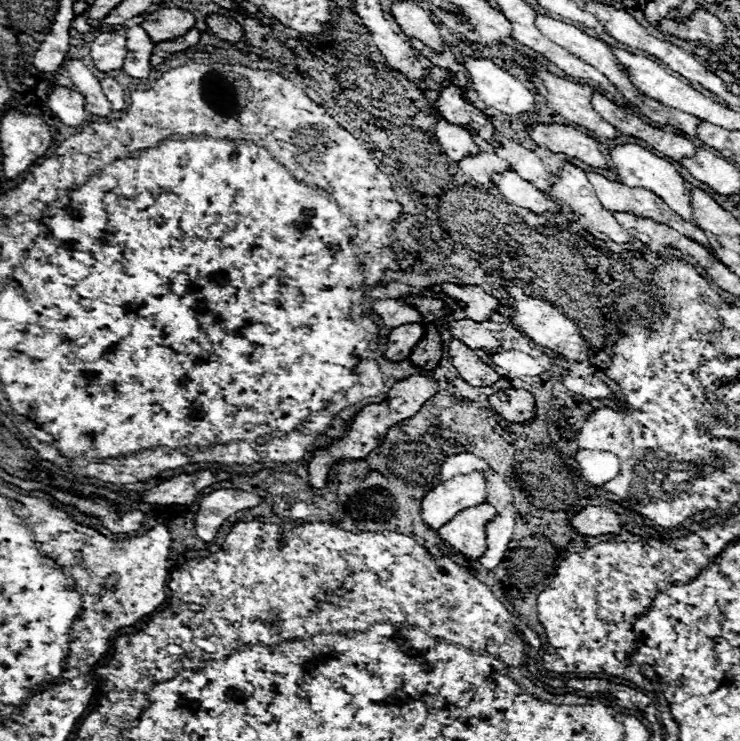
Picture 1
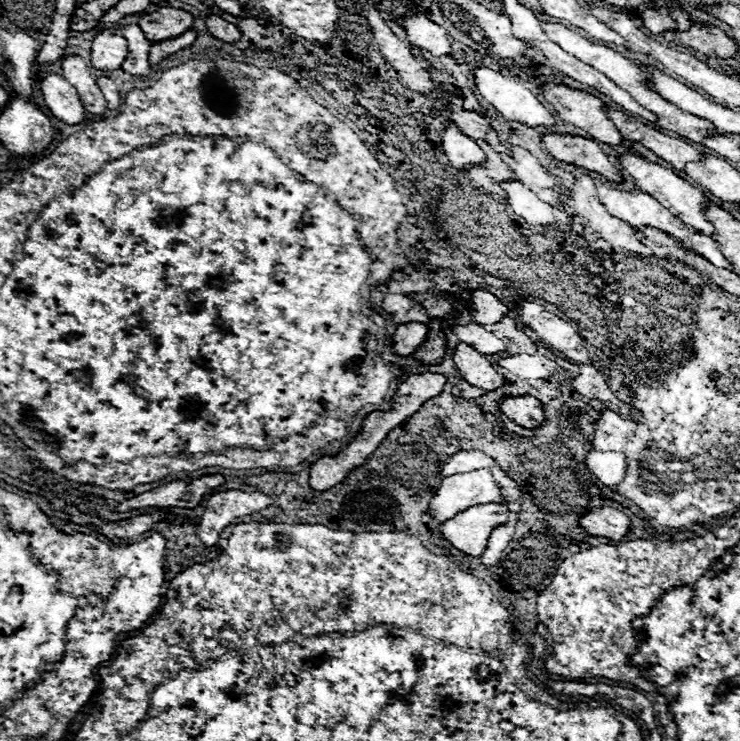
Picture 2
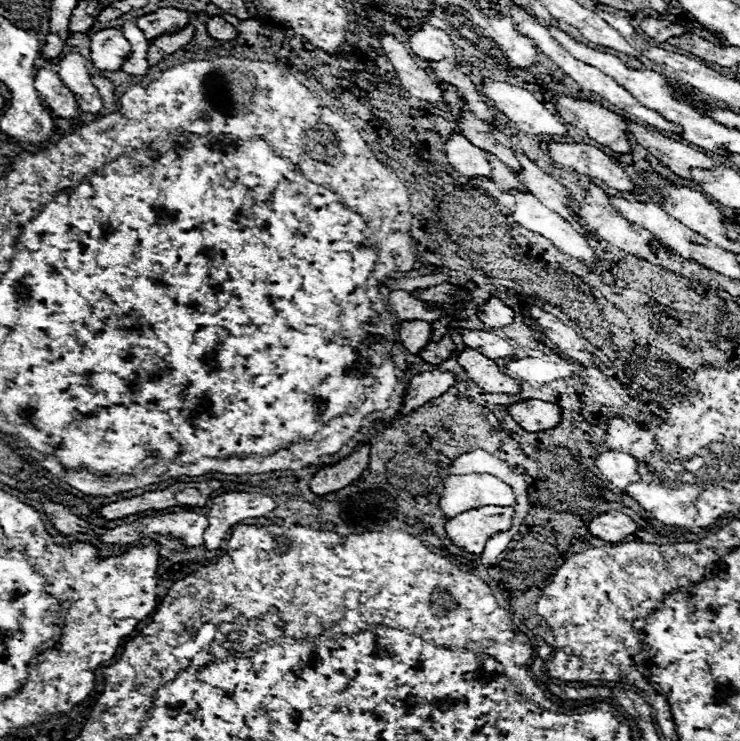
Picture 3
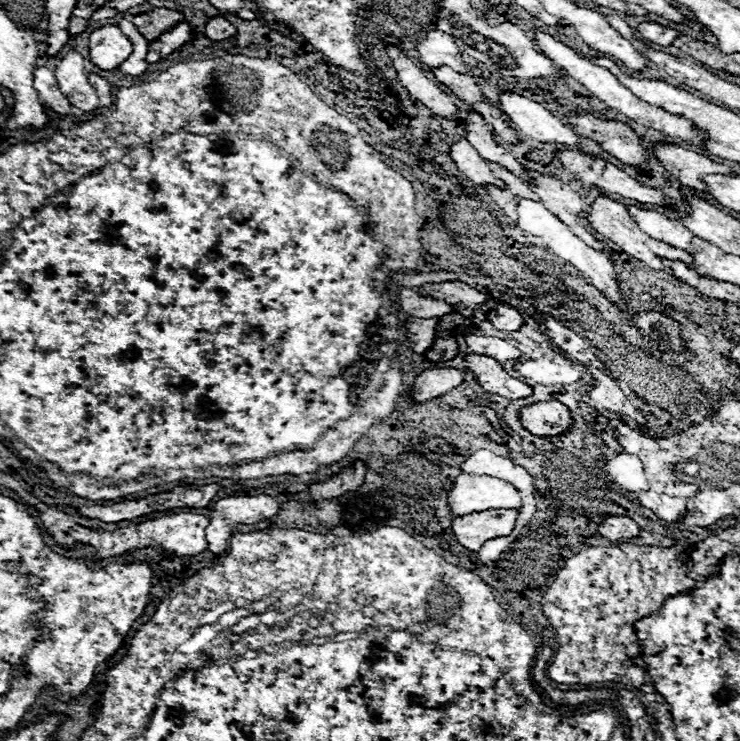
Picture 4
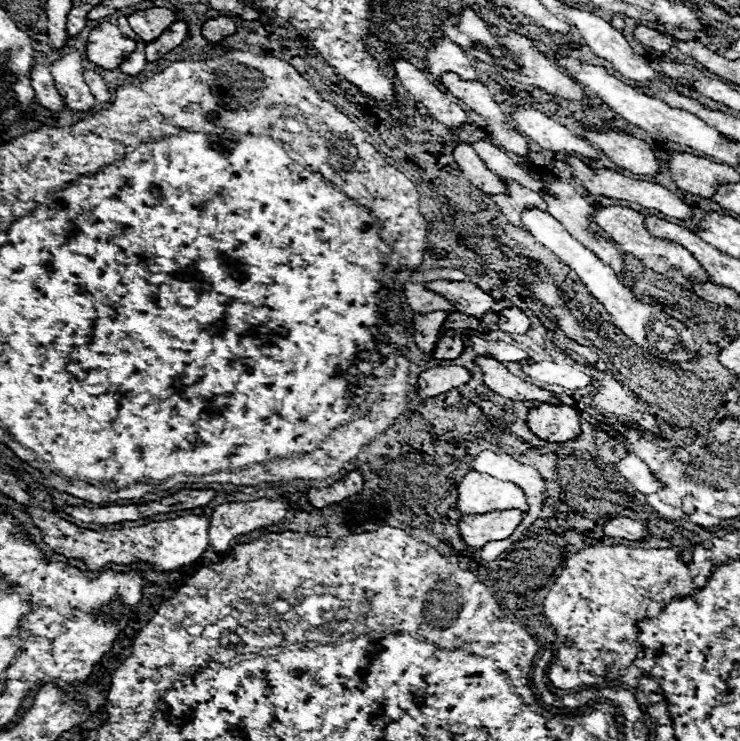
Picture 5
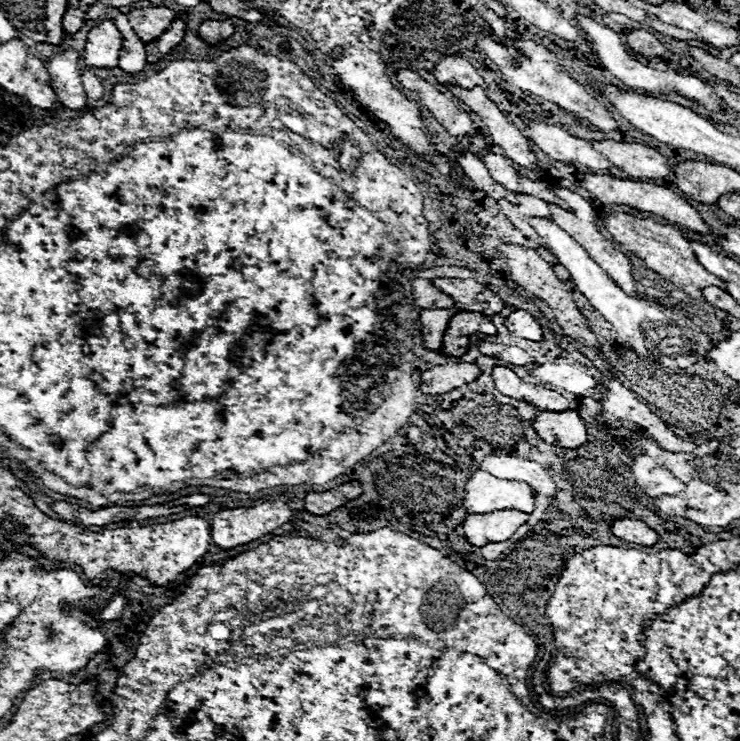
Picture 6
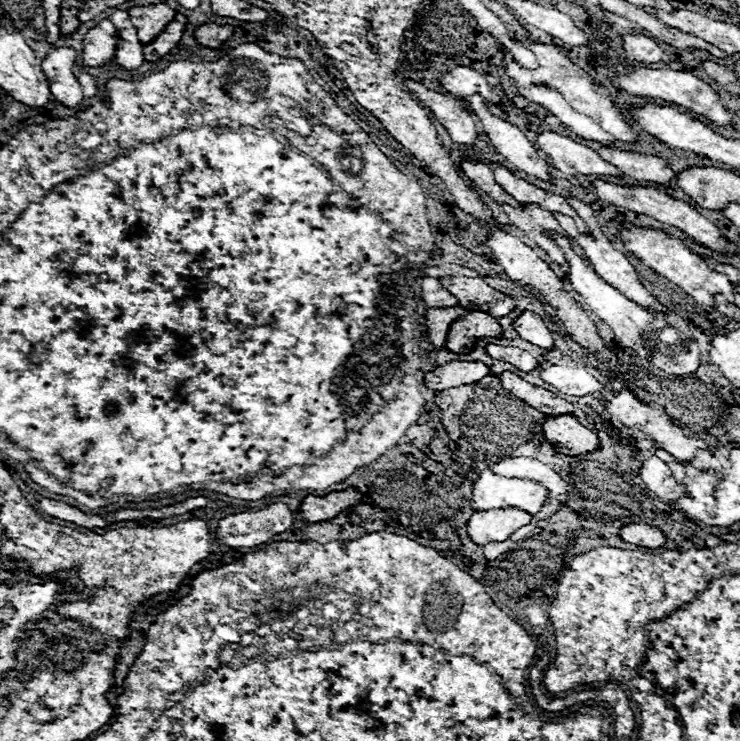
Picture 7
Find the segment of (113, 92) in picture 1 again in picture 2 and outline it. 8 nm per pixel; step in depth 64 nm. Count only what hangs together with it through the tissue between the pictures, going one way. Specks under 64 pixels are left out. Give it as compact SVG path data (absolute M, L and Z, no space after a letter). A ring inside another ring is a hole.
M98 78L96 82L100 84L100 90L102 90L104 98L108 100L108 108L110 110L118 110L120 104L122 104L122 100L120 100L120 92L118 92L116 82L112 78Z

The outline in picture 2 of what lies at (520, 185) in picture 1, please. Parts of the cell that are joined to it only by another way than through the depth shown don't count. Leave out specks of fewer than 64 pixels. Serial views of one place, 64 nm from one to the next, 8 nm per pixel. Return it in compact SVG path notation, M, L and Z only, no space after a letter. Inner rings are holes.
M506 180L500 182L502 190L508 194L508 204L512 204L512 210L534 224L546 224L556 222L562 226L570 226L570 216L566 212L560 212L558 208L544 204L526 184L518 180Z

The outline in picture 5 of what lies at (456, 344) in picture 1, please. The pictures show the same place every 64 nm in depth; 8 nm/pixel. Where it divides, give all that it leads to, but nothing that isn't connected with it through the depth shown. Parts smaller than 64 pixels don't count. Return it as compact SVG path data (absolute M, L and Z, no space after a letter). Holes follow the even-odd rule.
M476 356L474 364L480 366L482 376L484 376L484 384L510 400L540 400L540 402L550 402L550 404L560 404L560 400L552 394L546 392L534 384L528 384L524 380L520 380L518 376L510 374L498 360L486 358L486 356Z

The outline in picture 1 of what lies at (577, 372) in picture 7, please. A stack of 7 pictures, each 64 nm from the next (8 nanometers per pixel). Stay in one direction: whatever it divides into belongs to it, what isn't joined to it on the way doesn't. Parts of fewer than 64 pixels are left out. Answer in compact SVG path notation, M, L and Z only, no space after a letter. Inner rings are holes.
M502 350L502 352L494 352L490 354L490 360L508 370L510 374L514 376L536 376L536 374L542 374L542 372L548 372L550 370L550 362L546 358L538 358L534 360L532 356L520 352L520 350Z

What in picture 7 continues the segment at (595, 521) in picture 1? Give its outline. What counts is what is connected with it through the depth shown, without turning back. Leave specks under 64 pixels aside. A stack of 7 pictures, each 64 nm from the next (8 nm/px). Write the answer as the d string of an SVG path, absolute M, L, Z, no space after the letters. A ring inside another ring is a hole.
M636 522L624 524L620 528L620 536L624 542L636 544L636 546L646 546L646 548L660 548L666 542L664 534L658 528L642 524L642 522L640 524L636 524Z

